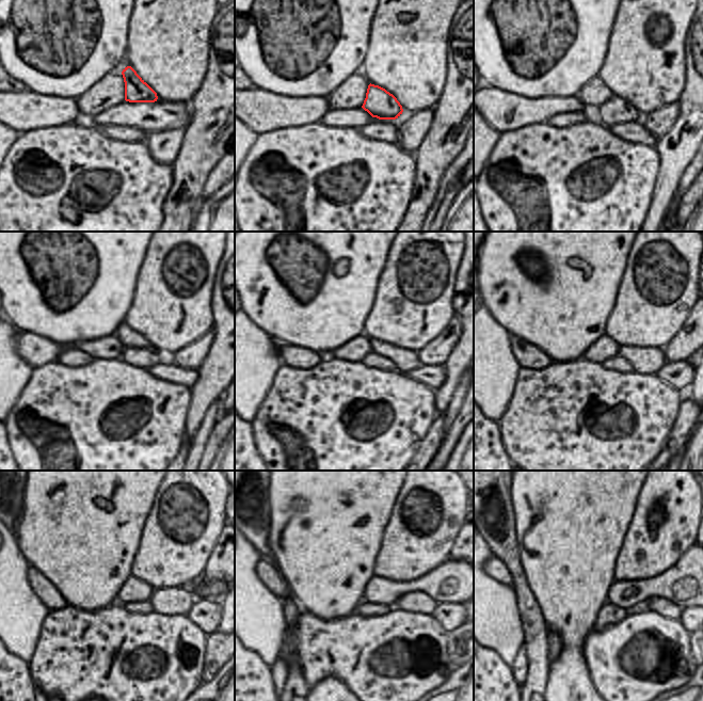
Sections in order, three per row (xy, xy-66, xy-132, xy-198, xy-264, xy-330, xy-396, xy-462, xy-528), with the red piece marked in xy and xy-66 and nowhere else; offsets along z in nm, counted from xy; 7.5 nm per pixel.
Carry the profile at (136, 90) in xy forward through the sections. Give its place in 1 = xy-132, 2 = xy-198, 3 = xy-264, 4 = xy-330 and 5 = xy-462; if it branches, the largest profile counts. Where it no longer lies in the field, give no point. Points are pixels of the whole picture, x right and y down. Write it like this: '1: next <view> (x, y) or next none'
1: next xy-132 (617, 110)
2: next xy-198 (142, 357)
3: next xy-264 (373, 360)
4: next xy-330 (620, 364)
5: next xy-462 (365, 608)

